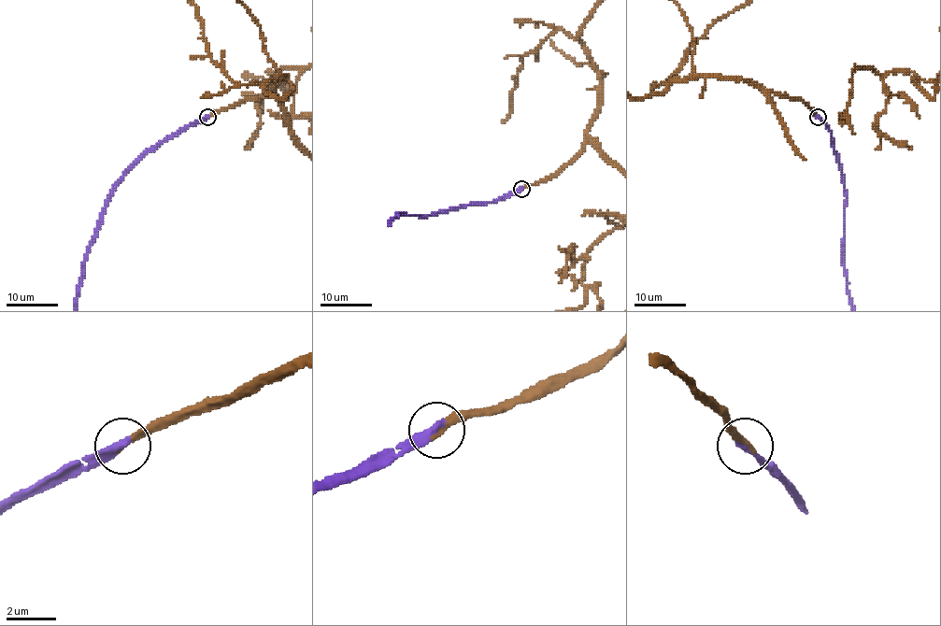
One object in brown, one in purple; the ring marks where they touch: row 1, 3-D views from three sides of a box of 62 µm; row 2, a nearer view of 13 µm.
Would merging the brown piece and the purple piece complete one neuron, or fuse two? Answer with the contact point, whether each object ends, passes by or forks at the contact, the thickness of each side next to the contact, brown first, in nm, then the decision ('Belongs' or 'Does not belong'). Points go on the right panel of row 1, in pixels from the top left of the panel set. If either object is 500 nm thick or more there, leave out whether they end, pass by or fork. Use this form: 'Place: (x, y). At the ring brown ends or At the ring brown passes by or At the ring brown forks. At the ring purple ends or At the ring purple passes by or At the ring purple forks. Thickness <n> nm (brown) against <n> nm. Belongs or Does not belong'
Place: (818, 117). At the ring brown ends. At the ring purple ends. Thickness 260 nm (brown) against 360 nm. Belongs

